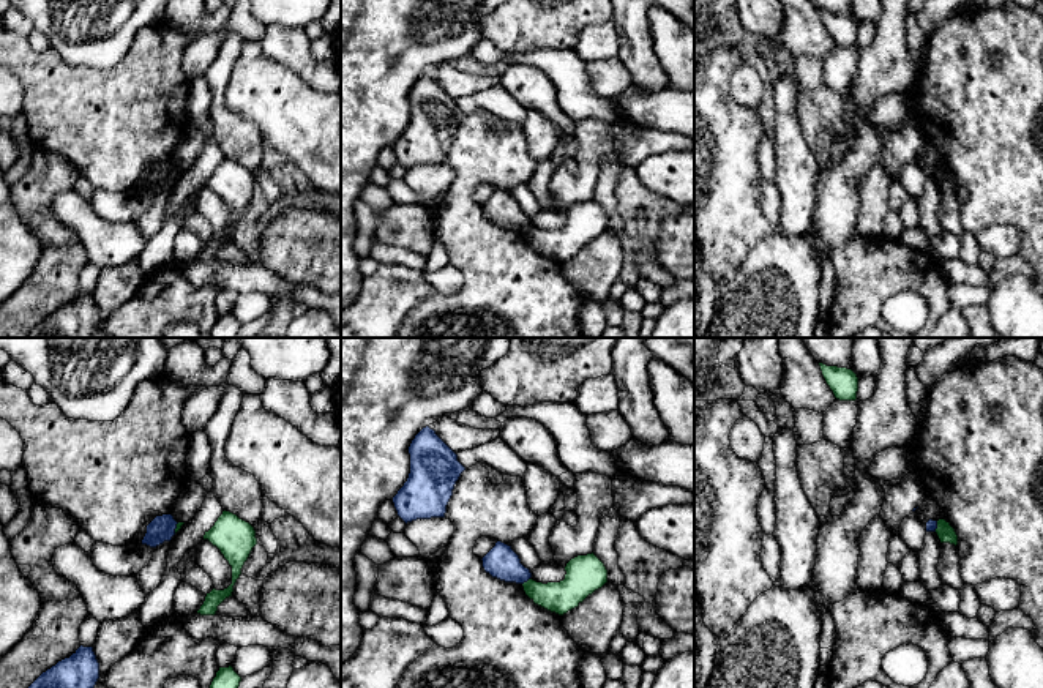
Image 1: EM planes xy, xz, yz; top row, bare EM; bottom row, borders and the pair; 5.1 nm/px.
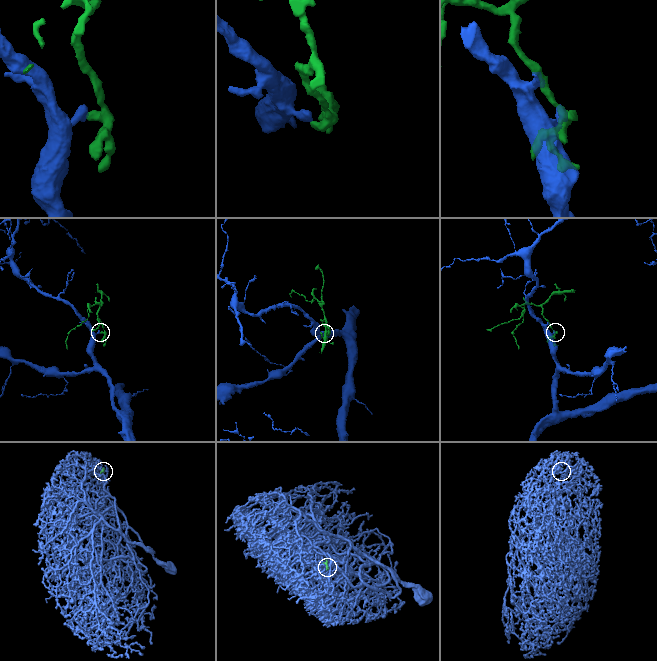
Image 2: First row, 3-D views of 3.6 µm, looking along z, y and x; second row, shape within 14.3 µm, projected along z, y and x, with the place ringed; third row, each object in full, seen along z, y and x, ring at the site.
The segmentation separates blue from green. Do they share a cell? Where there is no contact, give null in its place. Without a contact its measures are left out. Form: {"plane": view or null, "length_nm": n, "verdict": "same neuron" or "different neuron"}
{"plane": "xz", "length_nm": 50, "verdict": "different neuron"}

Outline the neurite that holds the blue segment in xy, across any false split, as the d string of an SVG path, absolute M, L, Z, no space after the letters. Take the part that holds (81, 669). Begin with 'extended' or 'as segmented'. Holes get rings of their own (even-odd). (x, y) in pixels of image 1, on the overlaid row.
as segmented; M80 645L69 658L43 672L28 688L95 688L99 663L93 647Z

